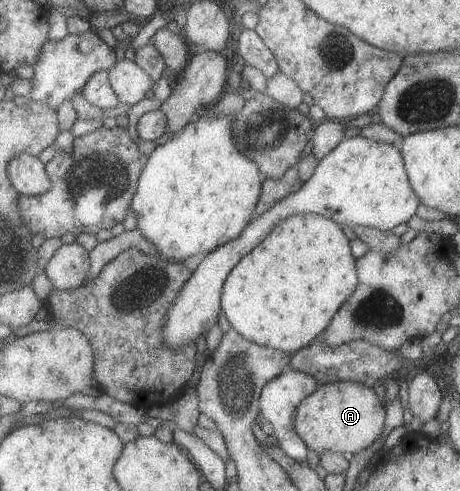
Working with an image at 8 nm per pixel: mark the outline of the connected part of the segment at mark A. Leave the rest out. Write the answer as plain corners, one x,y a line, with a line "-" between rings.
336,381
318,384
296,407
293,418
294,431
306,445
307,450
338,453
347,460
355,453
373,445
384,428
385,409
383,401
373,389
352,381

